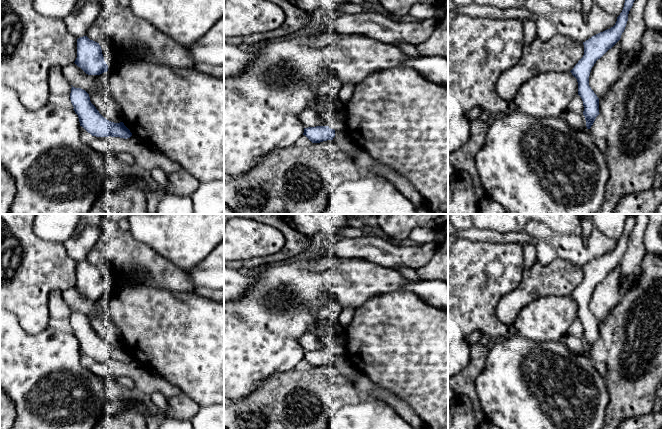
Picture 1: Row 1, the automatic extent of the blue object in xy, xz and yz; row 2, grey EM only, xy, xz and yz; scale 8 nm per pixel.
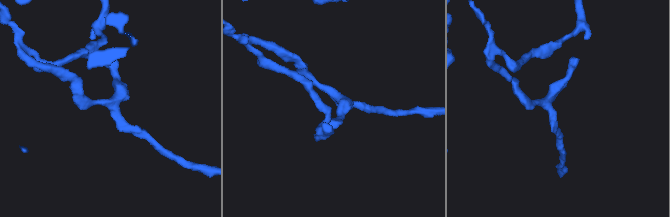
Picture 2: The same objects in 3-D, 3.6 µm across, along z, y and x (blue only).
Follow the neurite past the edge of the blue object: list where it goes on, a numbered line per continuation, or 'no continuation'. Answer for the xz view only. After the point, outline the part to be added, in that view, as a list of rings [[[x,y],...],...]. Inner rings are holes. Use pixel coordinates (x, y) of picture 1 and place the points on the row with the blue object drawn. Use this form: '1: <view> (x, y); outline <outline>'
no continuation

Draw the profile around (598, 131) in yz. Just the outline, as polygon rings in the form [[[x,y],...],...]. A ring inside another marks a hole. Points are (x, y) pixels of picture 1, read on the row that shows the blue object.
[[[599,114],[590,128],[590,134],[595,144],[604,155],[607,153],[607,133],[606,122]]]

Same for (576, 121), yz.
[[[565,110],[561,116],[574,130],[584,130],[586,128],[586,120],[583,114]]]

